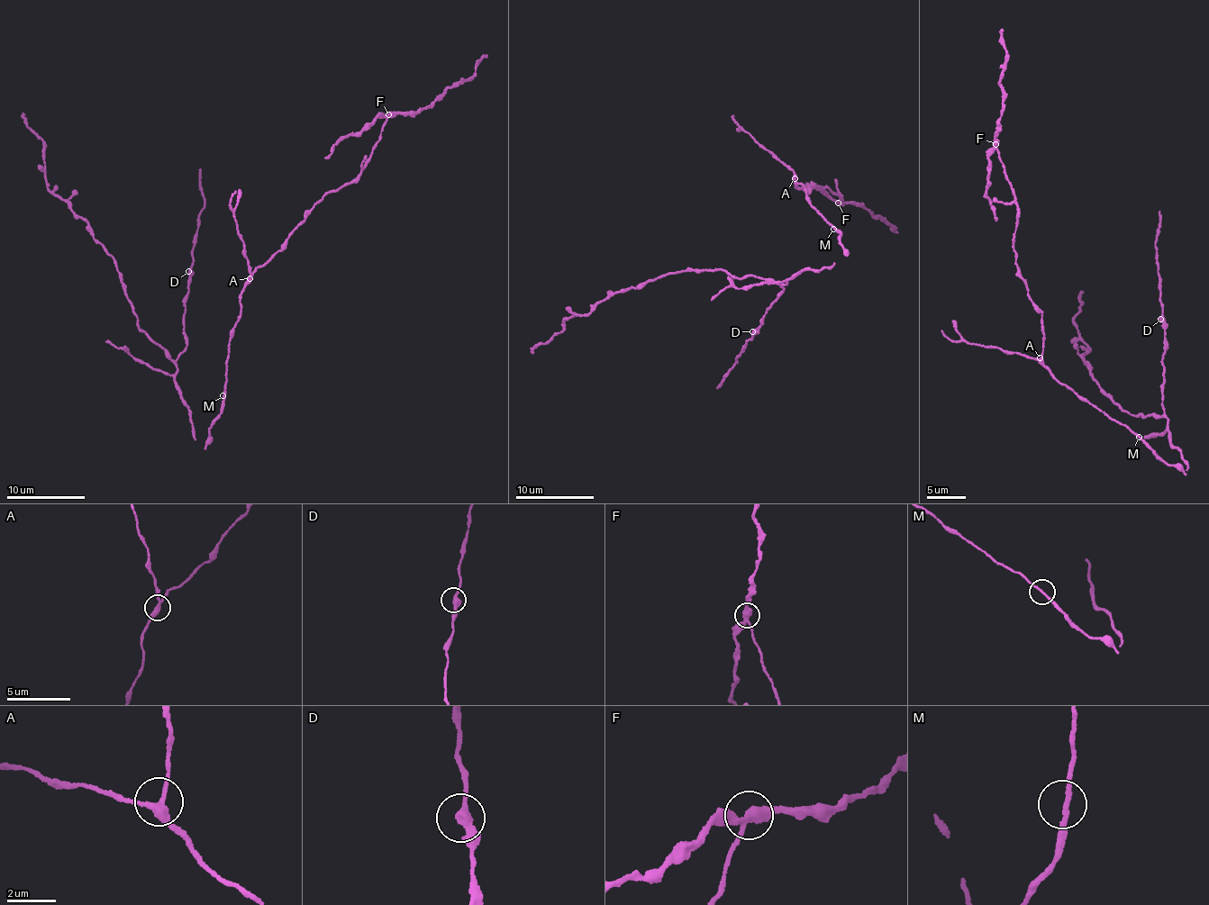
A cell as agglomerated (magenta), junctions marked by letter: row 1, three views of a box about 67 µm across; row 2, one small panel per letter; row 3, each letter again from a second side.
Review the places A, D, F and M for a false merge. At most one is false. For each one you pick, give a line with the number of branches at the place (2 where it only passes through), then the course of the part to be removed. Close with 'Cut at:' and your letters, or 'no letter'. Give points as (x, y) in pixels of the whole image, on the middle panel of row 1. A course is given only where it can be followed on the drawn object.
F: branches 3; course (838, 203), (866, 207), (873, 217), (878, 215), (897, 233)
Cut at: F

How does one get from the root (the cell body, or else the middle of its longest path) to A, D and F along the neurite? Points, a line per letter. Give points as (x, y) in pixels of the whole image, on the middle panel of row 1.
A: (835, 228), (811, 205), (804, 185), (797, 184), (792, 179), (795, 178)
D: (835, 228), (843, 255), (831, 269), (801, 271), (783, 283), (761, 325), (752, 331)
F: (835, 228), (811, 205), (804, 185), (793, 179), (805, 193), (813, 185), (829, 188), (840, 197), (838, 203)

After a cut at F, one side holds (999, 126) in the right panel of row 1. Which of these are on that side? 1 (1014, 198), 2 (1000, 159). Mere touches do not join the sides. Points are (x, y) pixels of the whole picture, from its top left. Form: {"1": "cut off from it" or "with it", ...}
{"1": "cut off from it", "2": "cut off from it"}

